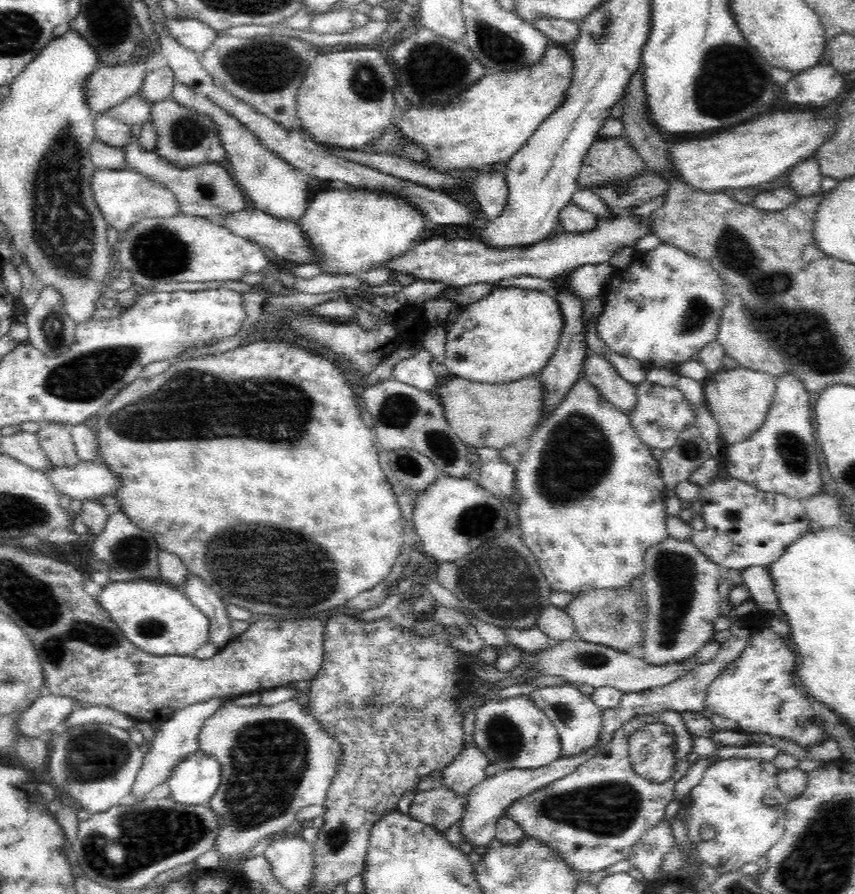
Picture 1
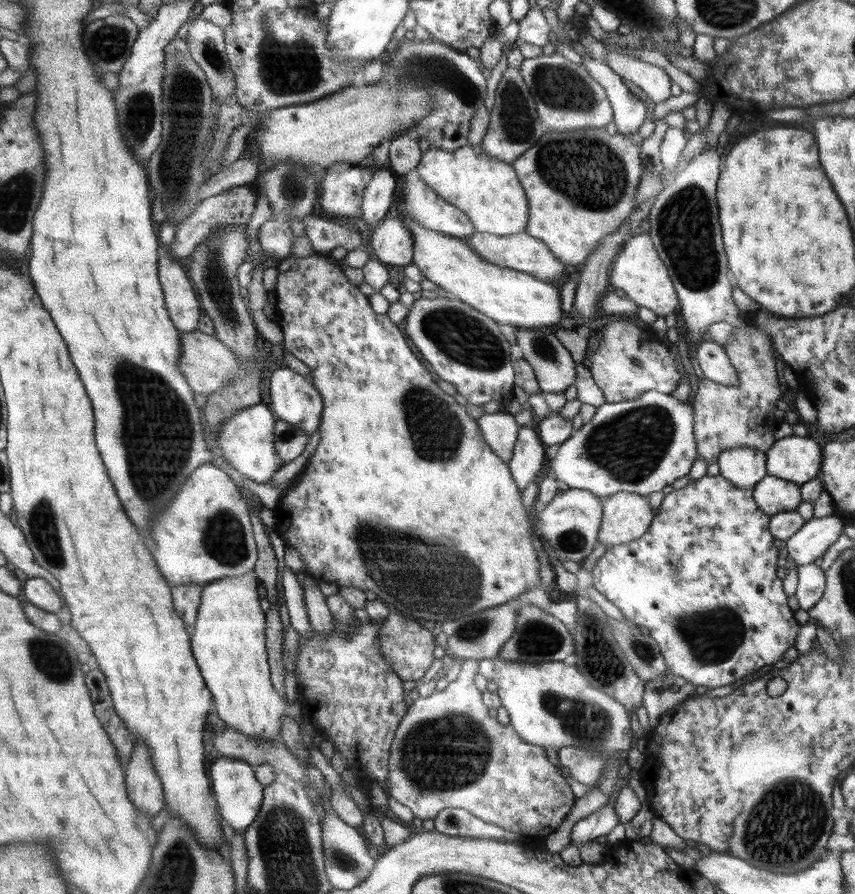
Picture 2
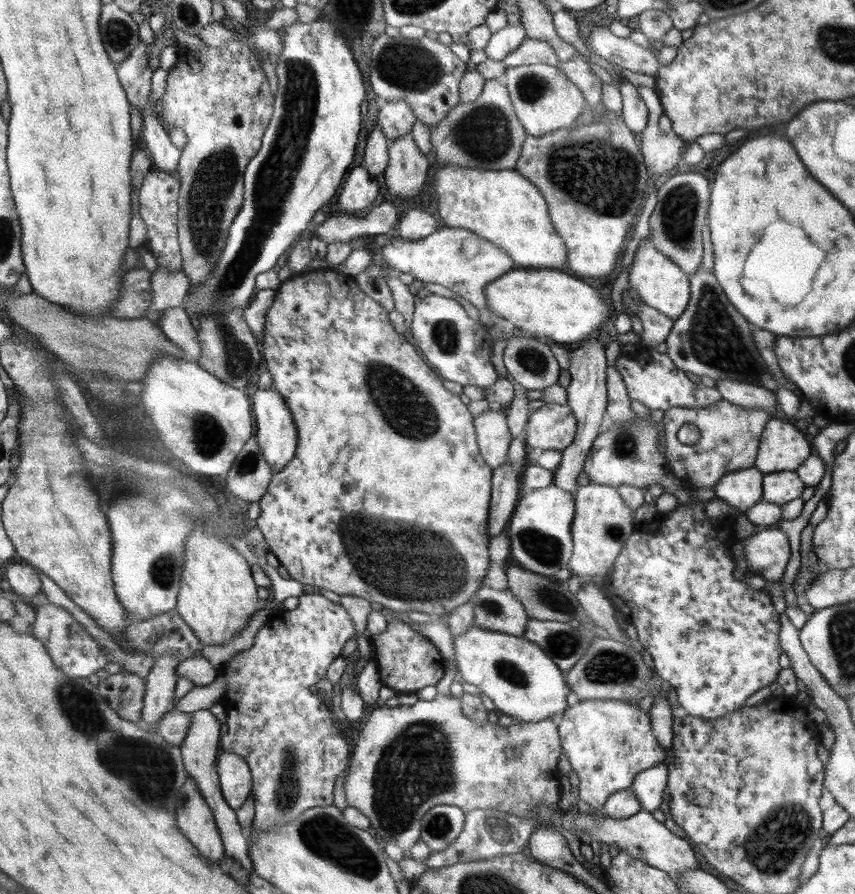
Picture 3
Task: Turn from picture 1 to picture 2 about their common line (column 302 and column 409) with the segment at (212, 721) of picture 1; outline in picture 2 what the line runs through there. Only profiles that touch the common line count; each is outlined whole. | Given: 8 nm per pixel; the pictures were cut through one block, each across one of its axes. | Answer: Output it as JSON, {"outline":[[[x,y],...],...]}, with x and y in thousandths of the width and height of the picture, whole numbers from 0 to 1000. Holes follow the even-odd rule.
{"outline":[[[553,736],[539,738],[539,751],[537,752],[536,758],[518,772],[509,772],[506,776],[498,780],[489,780],[483,783],[484,786],[476,791],[473,803],[465,811],[465,817],[461,822],[458,834],[456,838],[456,846],[454,851],[454,875],[453,879],[449,879],[449,886],[454,888],[454,893],[458,890],[461,895],[468,897],[473,902],[477,902],[484,909],[485,916],[501,917],[502,915],[510,915],[510,912],[522,904],[543,905],[554,911],[559,915],[563,915],[566,919],[572,919],[584,924],[586,927],[598,930],[604,933],[627,936],[640,936],[646,933],[657,922],[660,915],[665,912],[669,906],[669,900],[673,896],[670,884],[668,879],[662,876],[662,871],[657,869],[651,858],[641,850],[639,840],[634,834],[627,834],[625,832],[618,832],[613,830],[604,818],[594,811],[587,811],[587,809],[580,803],[575,802],[572,796],[572,792],[566,787],[564,781],[564,773],[558,771],[556,766],[556,754],[560,751],[560,739]]]}

